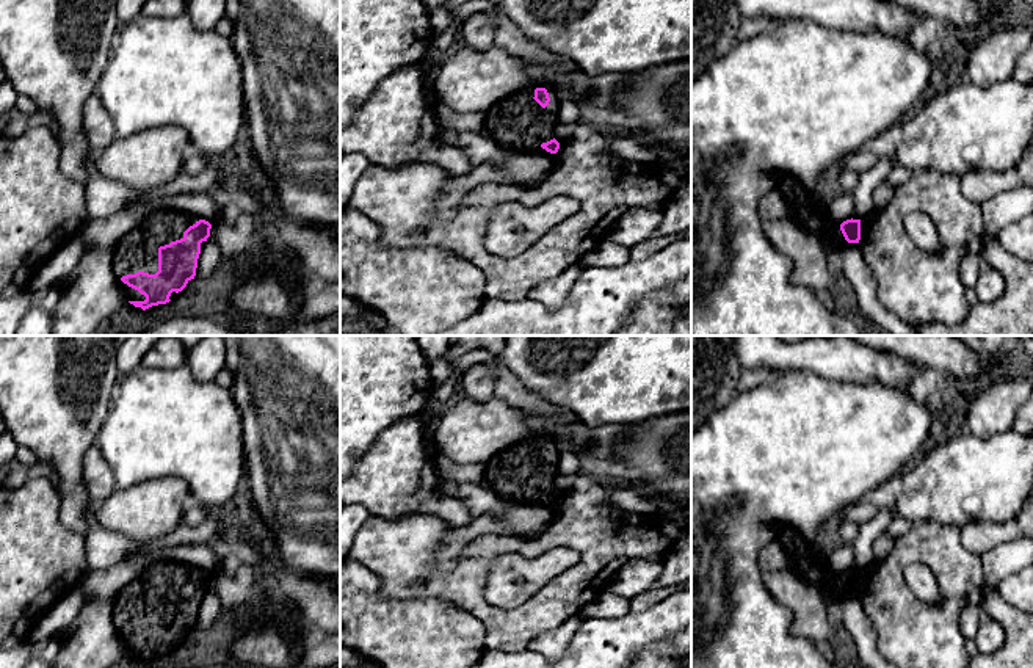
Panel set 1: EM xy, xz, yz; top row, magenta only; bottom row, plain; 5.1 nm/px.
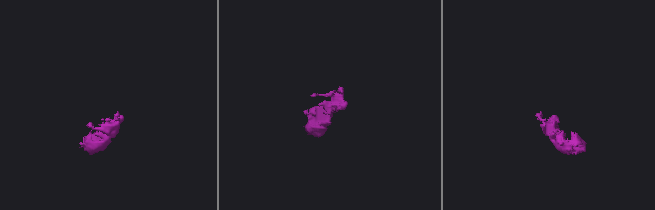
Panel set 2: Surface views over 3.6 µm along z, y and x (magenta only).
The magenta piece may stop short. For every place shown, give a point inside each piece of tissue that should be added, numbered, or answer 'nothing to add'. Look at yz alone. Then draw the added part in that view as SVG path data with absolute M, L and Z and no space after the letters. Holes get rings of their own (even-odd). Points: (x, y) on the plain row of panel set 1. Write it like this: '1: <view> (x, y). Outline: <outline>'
1: yz (812, 568). Outline: M784 527L777 532L776 539L790 555L793 572L809 583L817 585L821 591L828 586L839 596L851 596L859 599L859 594L848 594L840 582L843 572L834 572L823 555L815 555L806 544L803 536L793 527Z

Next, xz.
1: xz (518, 474). Outline: M539 433L525 437L486 463L484 481L502 500L519 506L555 510L556 505L547 503L541 496L555 489L561 450L558 439L552 434ZM536 439L545 439L549 444L550 453L545 459L533 450Z

